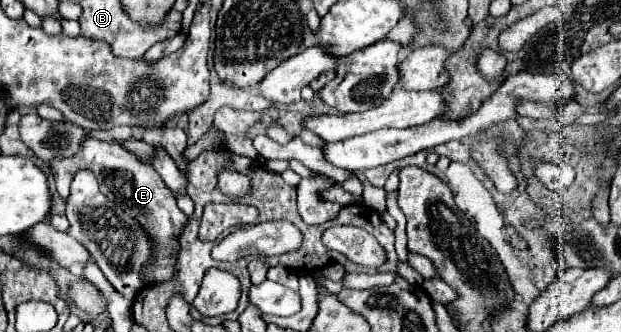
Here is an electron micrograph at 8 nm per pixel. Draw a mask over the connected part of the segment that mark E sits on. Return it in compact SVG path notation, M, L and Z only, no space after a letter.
M86 139L86 141L82 141L82 151L78 151L72 157L64 157L64 159L54 157L48 161L48 167L50 167L50 173L54 175L56 191L63 199L68 198L70 194L70 184L74 173L78 169L92 169L98 177L102 193L112 203L122 207L124 213L138 219L140 225L150 235L152 243L156 245L152 265L144 267L144 283L150 285L150 283L160 283L164 279L174 281L174 275L176 275L174 265L176 265L178 253L180 253L180 235L182 235L182 229L186 227L188 217L178 209L174 193L166 187L166 183L162 181L162 177L156 173L156 169L152 165L142 165L126 149L122 149L116 143Z

